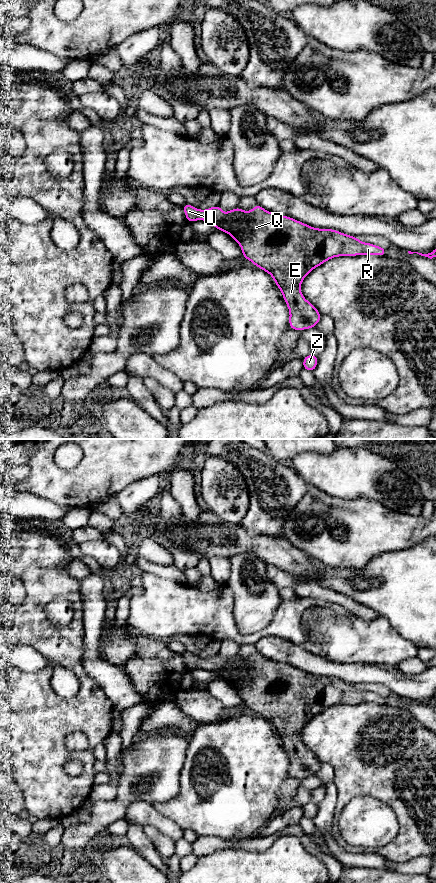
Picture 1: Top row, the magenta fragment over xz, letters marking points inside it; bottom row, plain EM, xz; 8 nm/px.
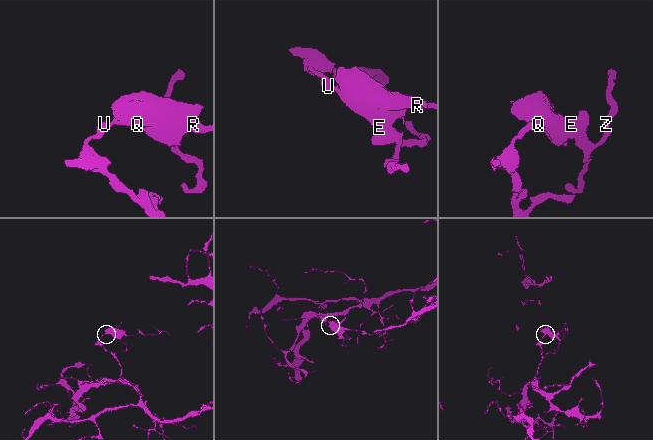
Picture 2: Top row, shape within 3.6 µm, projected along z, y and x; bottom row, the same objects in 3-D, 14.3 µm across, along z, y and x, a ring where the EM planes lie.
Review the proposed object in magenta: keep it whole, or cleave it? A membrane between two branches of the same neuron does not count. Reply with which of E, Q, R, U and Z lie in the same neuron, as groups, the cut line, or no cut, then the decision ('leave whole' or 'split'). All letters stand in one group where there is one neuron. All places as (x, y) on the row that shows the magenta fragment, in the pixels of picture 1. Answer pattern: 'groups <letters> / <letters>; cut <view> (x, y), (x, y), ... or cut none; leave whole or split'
groups E Q R U Z; cut none; leave whole

